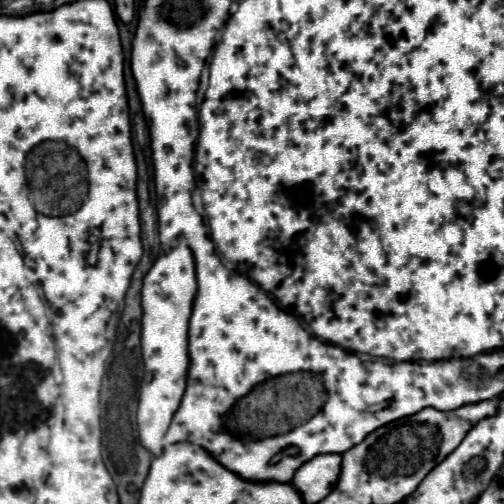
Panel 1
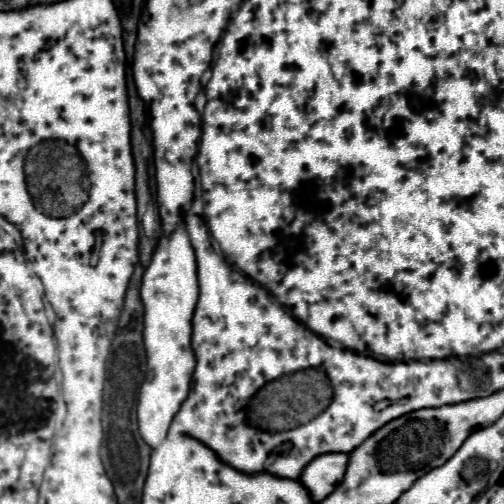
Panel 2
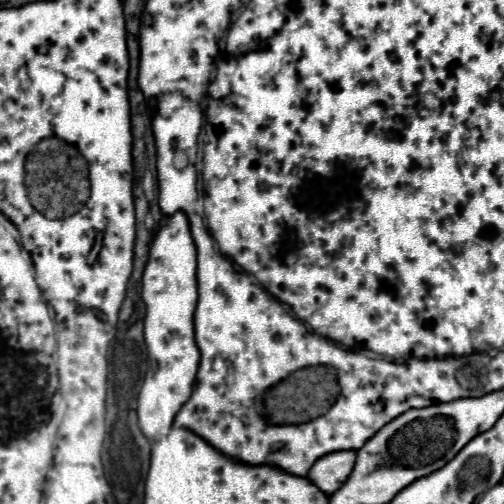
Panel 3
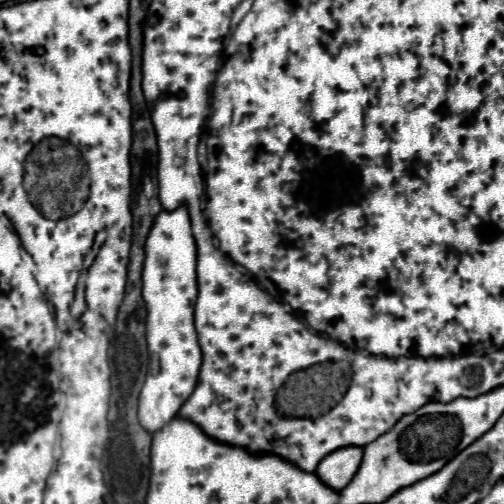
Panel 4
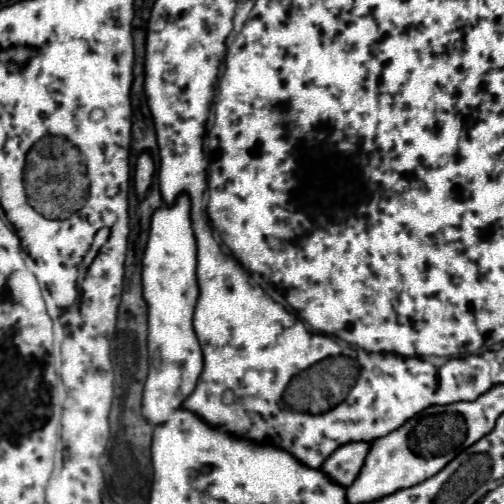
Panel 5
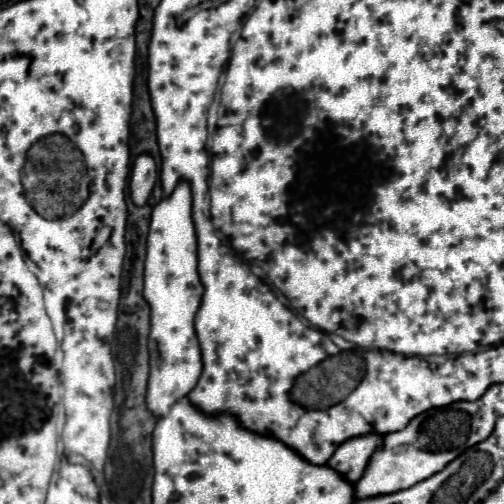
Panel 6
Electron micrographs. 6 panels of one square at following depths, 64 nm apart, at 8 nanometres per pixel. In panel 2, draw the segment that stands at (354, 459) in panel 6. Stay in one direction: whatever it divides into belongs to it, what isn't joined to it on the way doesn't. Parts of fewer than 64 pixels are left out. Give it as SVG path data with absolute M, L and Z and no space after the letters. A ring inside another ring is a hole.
M322 454L316 456L308 468L304 468L304 476L300 476L300 482L308 488L314 502L322 502L326 496L330 496L344 480L344 472L348 466L348 454Z

